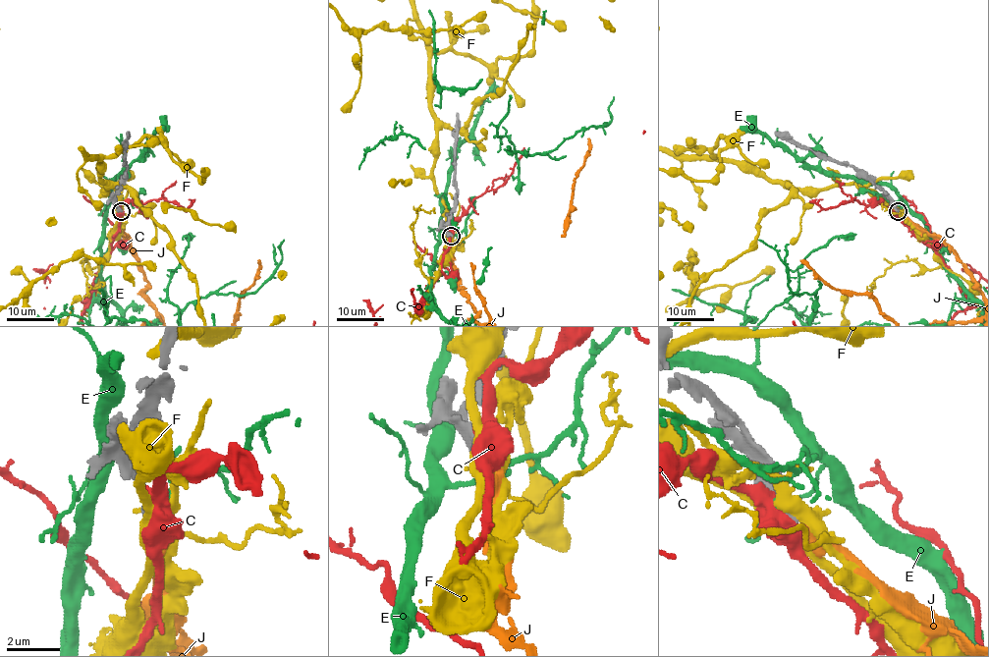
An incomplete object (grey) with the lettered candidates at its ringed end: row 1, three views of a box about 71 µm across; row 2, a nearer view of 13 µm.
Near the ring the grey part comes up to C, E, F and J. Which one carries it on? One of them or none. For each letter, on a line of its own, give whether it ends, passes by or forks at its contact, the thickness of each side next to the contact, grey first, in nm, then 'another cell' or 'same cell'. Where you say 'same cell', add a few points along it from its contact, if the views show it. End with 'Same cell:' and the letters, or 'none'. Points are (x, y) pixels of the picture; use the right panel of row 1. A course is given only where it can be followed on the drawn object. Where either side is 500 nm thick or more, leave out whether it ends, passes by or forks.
C: 480 nm thick on the grey side, 600 nm on the other; another cell
E: it ends there; 480 nm thick on the grey side, 170 nm on the other; another cell
F: it forks there; 400 nm thick on the grey side, 360 nm on the other; another cell
J: 360 nm thick on the grey side, 550 nm on the other; same cell
Same cell: J

